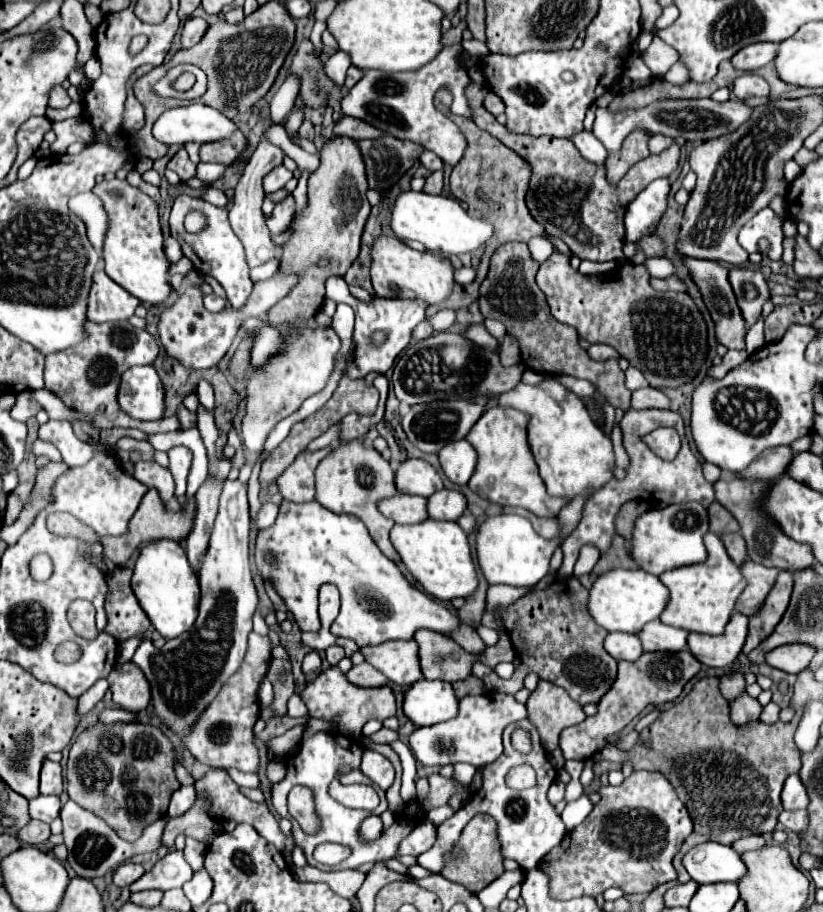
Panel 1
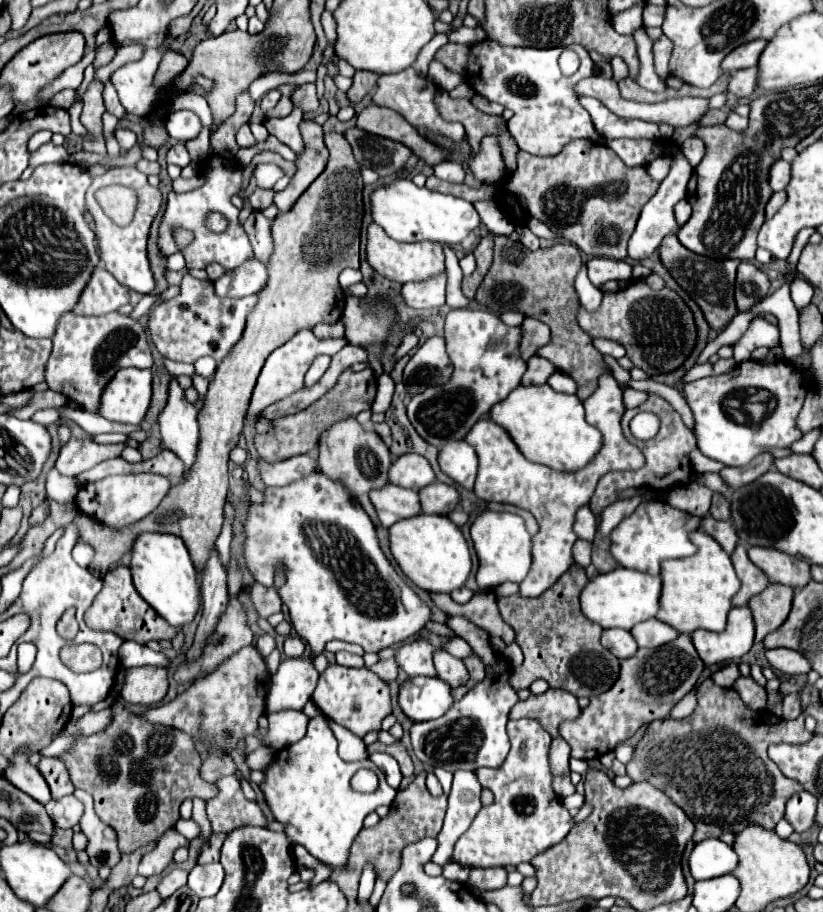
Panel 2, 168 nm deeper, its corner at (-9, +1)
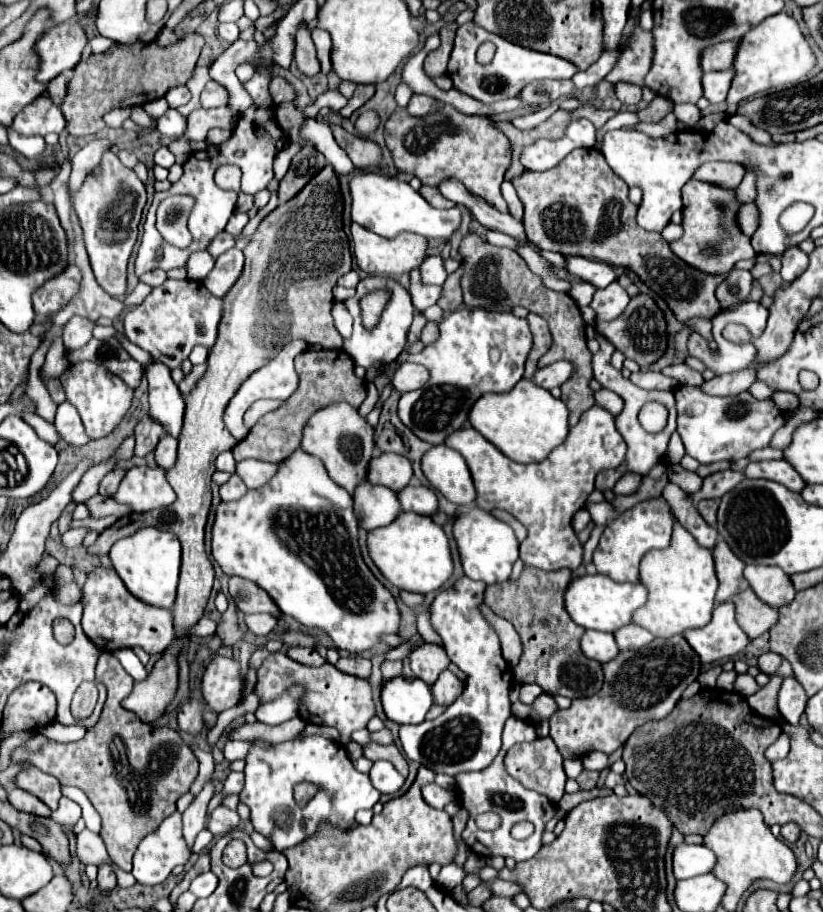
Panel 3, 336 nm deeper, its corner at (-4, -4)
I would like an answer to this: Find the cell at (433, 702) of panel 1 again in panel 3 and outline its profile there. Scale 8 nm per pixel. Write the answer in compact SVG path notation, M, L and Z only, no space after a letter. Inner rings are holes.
M391 677L381 685L381 703L391 721L399 725L421 723L433 705L433 695L421 679Z

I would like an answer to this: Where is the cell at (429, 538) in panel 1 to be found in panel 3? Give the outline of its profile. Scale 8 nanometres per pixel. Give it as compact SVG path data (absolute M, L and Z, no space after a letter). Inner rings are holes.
M401 511L395 521L387 527L377 527L367 531L369 557L383 573L383 577L397 589L411 593L429 593L439 589L453 573L453 561L449 553L449 541L443 527L433 523L431 517L419 513Z

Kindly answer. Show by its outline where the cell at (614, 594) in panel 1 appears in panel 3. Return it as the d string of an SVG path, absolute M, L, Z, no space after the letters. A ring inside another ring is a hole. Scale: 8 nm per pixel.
M583 575L571 579L565 591L565 609L583 629L613 633L631 623L633 613L647 601L647 589L641 583L617 583L607 575Z

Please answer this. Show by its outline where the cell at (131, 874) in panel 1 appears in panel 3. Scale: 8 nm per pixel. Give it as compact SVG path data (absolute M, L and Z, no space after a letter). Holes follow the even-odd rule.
M175 811L139 843L131 873L143 885L157 885L169 877L173 867L185 865L189 855L181 833L181 813Z

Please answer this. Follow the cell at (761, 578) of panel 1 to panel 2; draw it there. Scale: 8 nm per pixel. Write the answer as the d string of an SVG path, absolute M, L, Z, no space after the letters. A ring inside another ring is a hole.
M738 544L736 552L732 554L732 564L734 564L734 570L736 570L740 582L742 582L742 588L732 598L732 604L734 606L746 606L752 596L760 594L764 588L770 586L770 580L768 580L768 576L764 576L764 572L756 564L750 562L746 548L742 544Z

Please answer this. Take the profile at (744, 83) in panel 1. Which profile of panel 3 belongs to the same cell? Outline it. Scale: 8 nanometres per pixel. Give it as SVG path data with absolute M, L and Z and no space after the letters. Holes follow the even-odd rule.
M709 71L703 73L701 83L703 83L703 97L709 103L723 103L727 97L727 89L731 87L731 77L733 71Z

